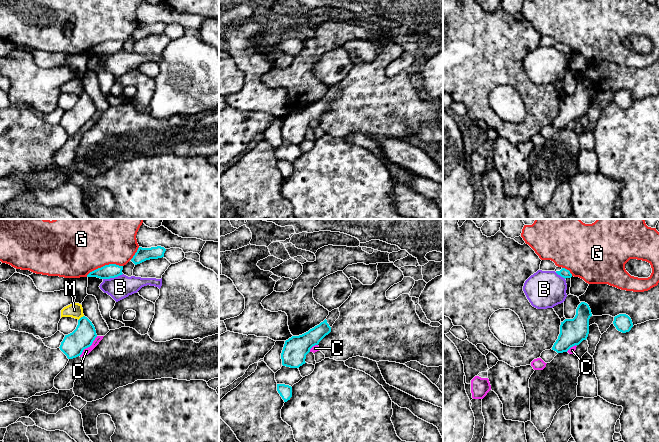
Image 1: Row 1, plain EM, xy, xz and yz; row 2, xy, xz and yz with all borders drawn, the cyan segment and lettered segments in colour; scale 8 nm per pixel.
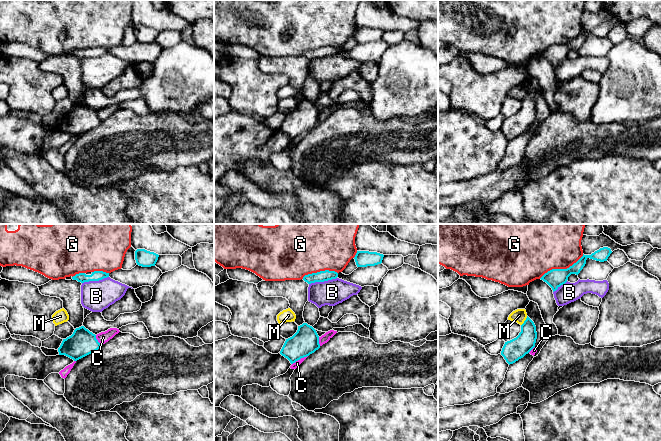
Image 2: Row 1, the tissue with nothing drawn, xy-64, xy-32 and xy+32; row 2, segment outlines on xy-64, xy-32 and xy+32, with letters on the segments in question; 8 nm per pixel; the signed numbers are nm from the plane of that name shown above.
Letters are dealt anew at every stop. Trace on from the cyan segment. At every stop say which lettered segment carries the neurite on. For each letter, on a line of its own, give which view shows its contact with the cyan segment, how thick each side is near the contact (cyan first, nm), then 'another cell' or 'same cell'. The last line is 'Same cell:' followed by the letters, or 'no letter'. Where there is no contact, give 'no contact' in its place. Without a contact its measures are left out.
B: contact in xy; calibres 110 and 180 nm; another cell
C: contact in xy; calibres 190 and 50 nm; another cell
G: contact in xy; calibres 110 and 400 nm; another cell
M: contact in xy; calibres 190 and 120 nm; another cell
Same cell: no letter

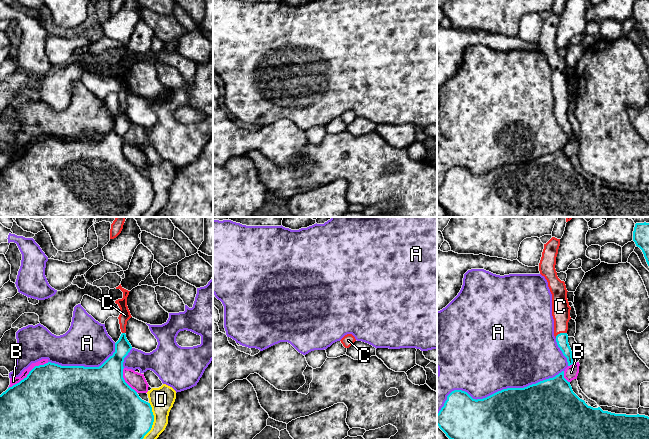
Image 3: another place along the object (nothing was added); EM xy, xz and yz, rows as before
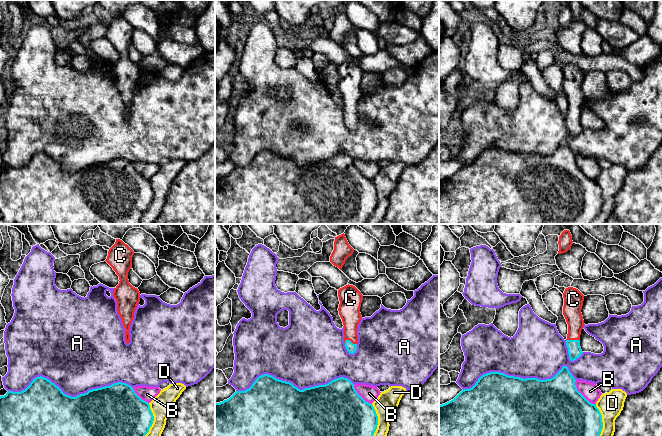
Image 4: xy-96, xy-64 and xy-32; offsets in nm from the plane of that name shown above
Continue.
A: contact in yz; calibres 500 and 500 nm; another cell
B: contact in xy; calibres 500 and 60 nm; another cell
C: contact in yz; calibres 100 and 140 nm; same cell
D: contact in xy; calibres 440 and 200 nm; another cell
Same cell: C

